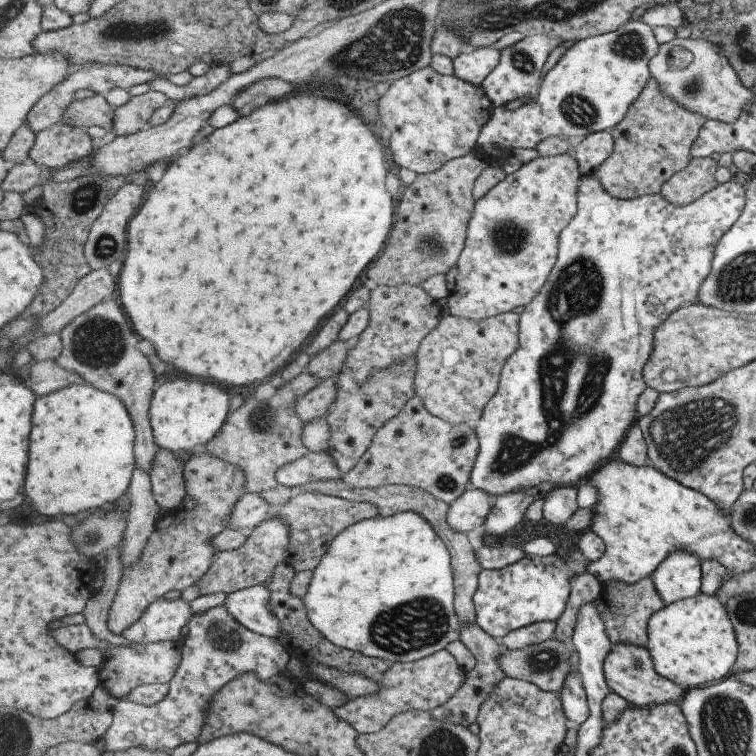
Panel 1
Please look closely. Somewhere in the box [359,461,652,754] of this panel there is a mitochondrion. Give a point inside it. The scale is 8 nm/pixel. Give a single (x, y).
(416, 624)

